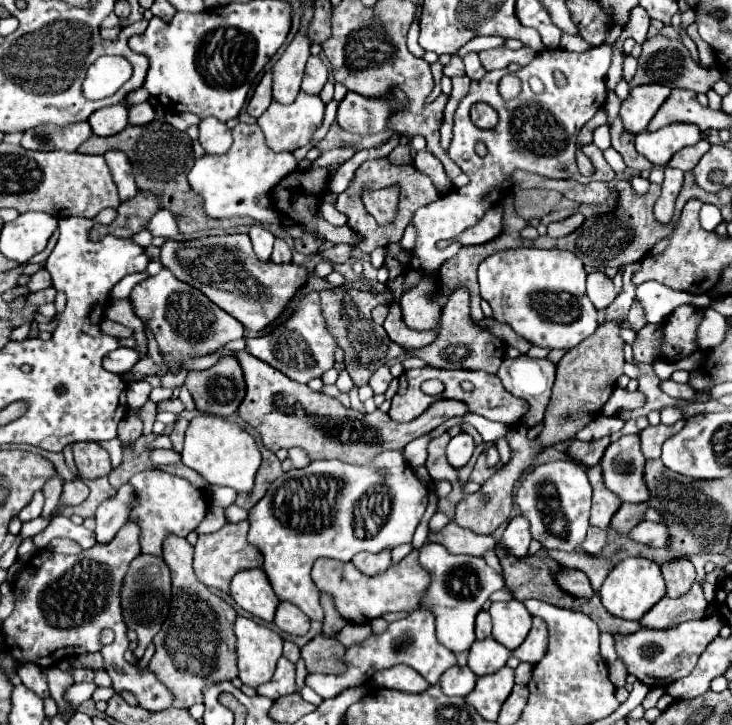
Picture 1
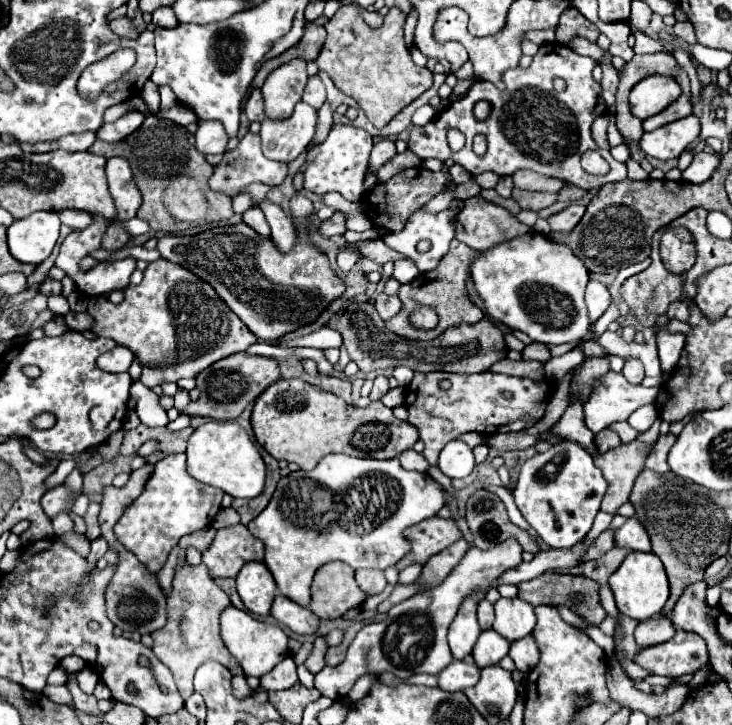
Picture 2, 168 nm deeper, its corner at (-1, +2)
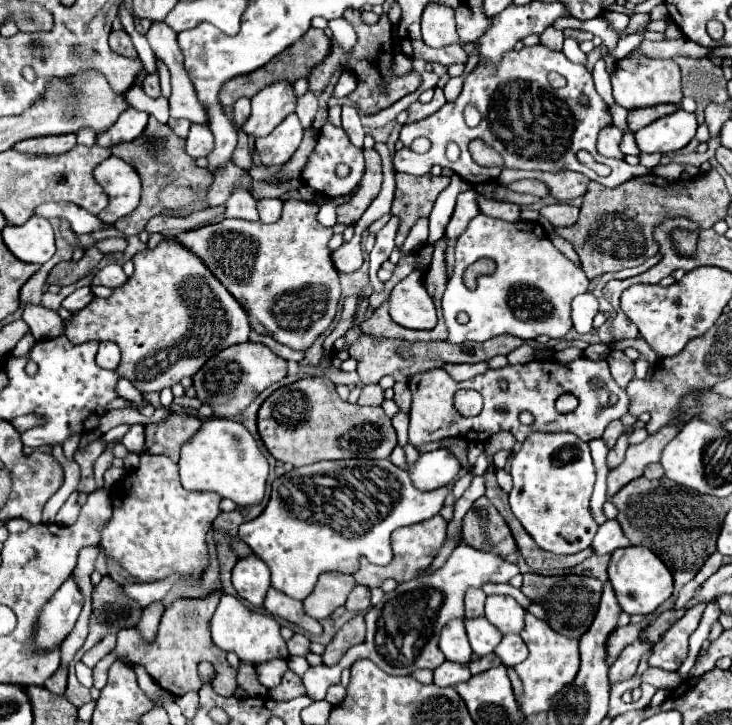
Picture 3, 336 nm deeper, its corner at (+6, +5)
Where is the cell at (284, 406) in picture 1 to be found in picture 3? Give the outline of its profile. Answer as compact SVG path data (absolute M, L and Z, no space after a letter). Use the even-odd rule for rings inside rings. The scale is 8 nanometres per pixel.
M325 376L301 378L275 390L257 412L257 428L271 456L293 466L341 458L389 458L397 446L395 428L381 406L343 402Z

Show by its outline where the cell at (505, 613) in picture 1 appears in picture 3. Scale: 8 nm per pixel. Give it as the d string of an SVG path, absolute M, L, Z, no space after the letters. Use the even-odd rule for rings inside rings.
M489 596L485 602L485 618L501 634L519 634L525 626L525 610L511 596Z

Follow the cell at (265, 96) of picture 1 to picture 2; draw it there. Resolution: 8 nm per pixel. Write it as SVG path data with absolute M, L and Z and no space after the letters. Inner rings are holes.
M260 89L252 91L246 105L244 105L244 113L250 121L258 121L262 123L264 121L264 103L262 103L262 95L260 95Z

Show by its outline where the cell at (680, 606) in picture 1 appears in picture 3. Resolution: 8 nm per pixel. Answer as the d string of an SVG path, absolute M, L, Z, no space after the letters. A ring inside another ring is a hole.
M635 640L633 644L625 646L623 652L619 654L619 658L615 660L615 664L609 668L609 682L615 684L619 680L625 680L625 678L633 676L641 656L651 652L653 646L655 646L655 642L647 642L647 640Z

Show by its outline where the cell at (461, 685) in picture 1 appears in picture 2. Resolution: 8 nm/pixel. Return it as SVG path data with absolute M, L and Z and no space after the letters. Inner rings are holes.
M452 661L438 675L438 687L442 691L464 691L466 687L476 685L478 677L480 677L480 669L476 665L468 665L464 661Z

